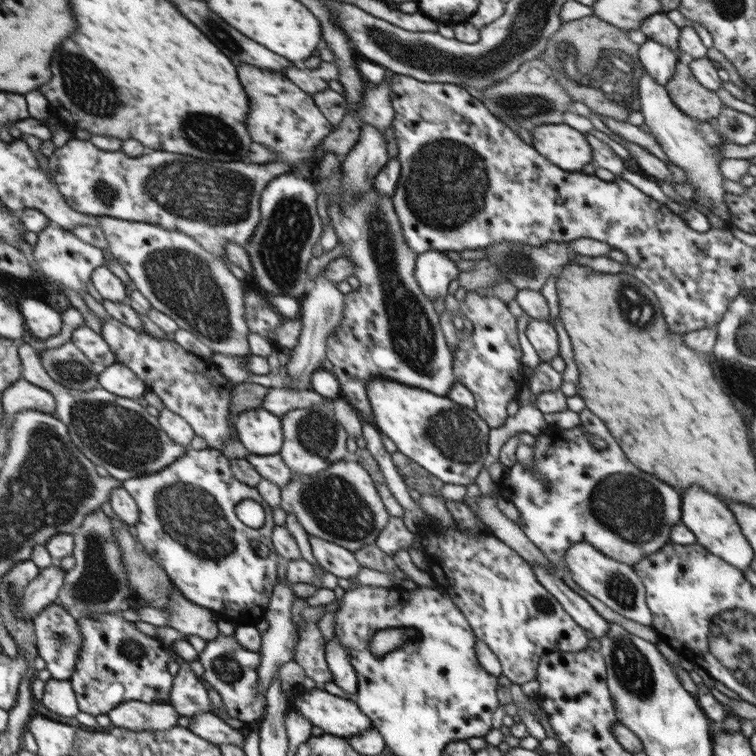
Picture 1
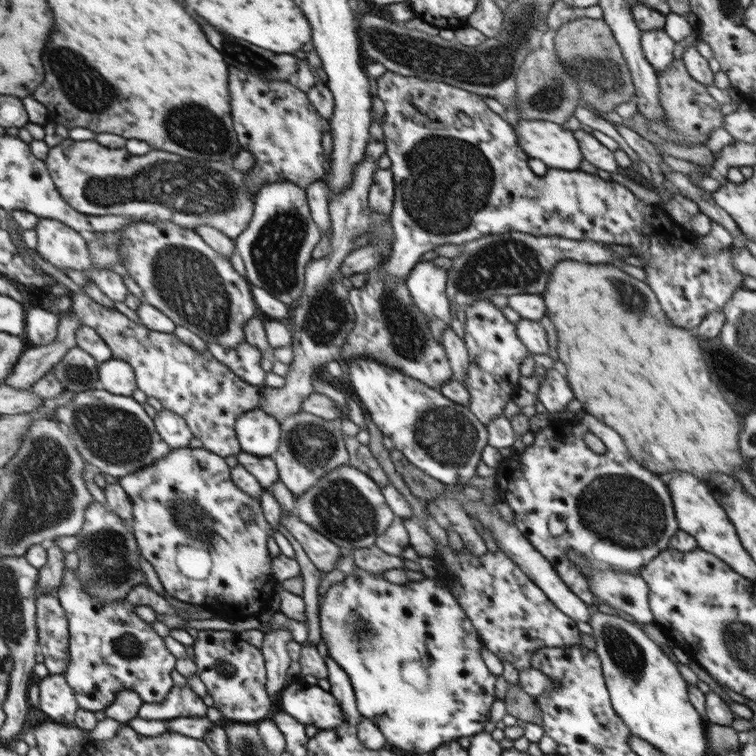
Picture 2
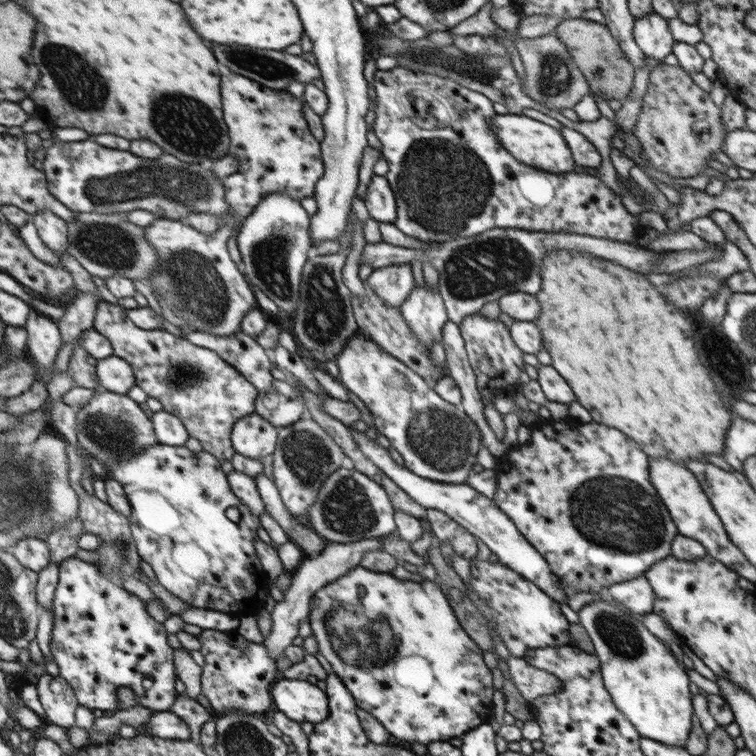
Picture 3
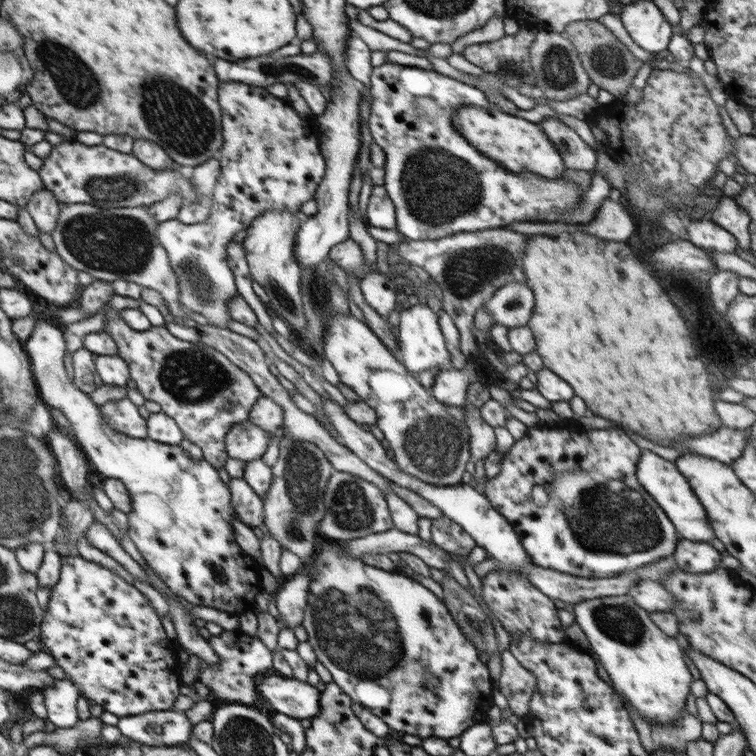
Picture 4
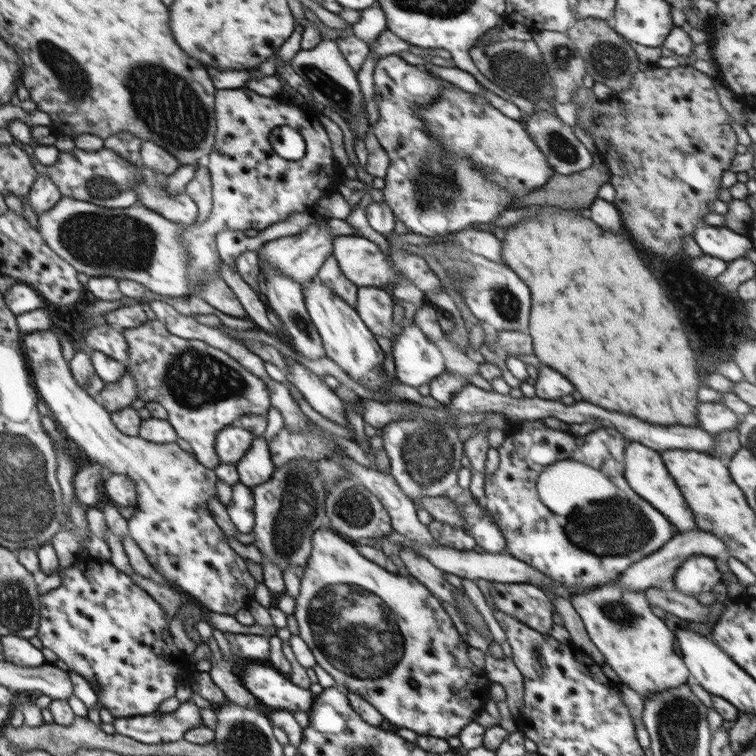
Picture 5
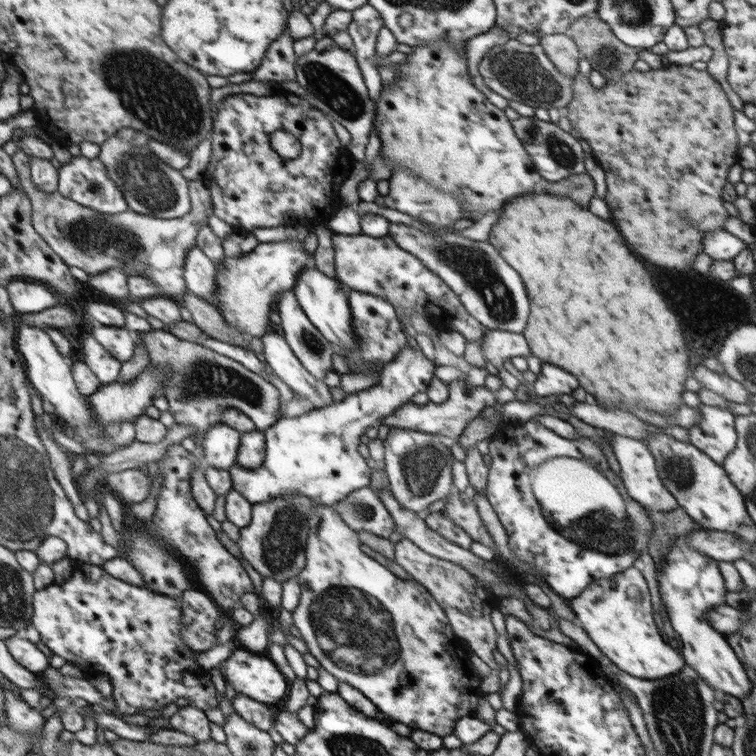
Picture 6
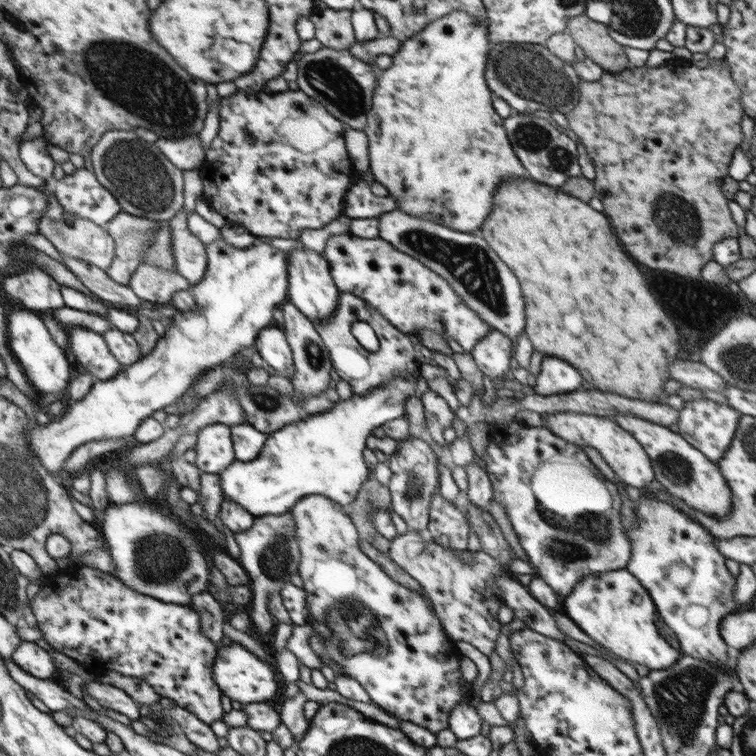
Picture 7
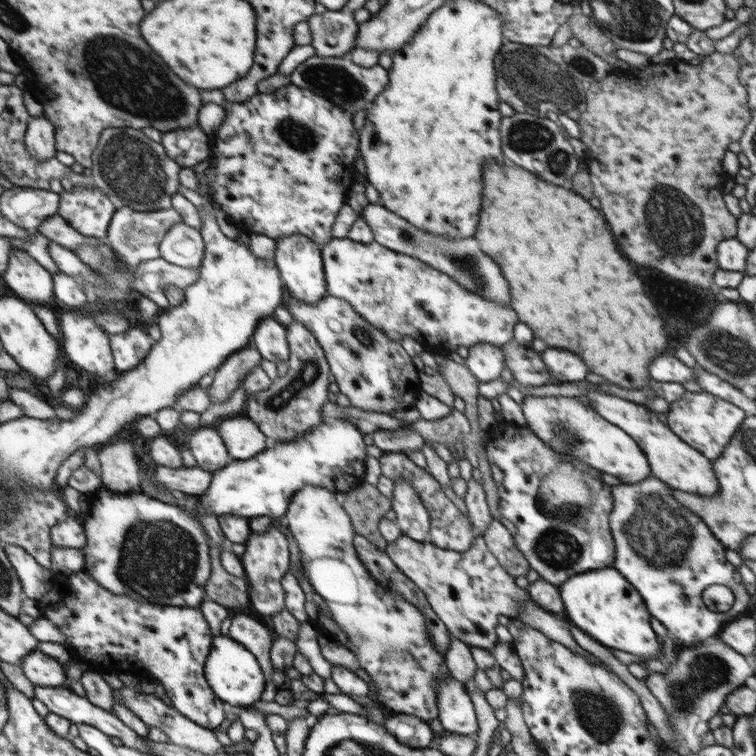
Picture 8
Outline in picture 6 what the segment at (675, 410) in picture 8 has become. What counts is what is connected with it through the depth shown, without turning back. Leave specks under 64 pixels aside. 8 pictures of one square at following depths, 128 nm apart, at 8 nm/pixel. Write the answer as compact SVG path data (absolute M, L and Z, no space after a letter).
M701 405L700 421L688 429L689 443L722 464L737 444L735 415L716 406Z

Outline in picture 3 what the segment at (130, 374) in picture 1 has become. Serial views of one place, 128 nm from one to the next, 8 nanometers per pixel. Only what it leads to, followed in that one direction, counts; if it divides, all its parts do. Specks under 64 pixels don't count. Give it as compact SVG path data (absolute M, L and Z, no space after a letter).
M114 354L97 359L97 378L101 389L122 395L127 395L136 382L131 364Z

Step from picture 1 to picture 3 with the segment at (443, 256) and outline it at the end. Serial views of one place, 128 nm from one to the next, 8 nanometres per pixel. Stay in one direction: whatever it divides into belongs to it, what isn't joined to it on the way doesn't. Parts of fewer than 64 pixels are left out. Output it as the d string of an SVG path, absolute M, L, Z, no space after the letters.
M427 282L424 286L414 286L410 296L400 305L400 312L422 346L432 348L436 342L441 342L442 330L449 318L439 290L433 289Z

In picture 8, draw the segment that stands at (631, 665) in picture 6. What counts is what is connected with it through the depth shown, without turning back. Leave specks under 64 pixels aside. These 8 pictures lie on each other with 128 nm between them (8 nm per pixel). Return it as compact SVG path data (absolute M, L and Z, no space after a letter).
M613 566L574 574L559 589L569 622L600 644L640 657L646 656L647 660L658 659L656 655L665 648L650 625L651 614L642 596Z

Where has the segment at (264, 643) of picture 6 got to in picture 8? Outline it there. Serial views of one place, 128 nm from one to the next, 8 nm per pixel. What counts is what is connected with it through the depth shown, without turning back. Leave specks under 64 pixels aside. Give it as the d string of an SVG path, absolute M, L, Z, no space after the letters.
M268 526L262 534L251 533L245 543L246 550L240 560L244 566L245 576L249 583L249 600L265 621L272 614L285 609L282 577L290 569L290 546L286 536L278 530L278 526Z

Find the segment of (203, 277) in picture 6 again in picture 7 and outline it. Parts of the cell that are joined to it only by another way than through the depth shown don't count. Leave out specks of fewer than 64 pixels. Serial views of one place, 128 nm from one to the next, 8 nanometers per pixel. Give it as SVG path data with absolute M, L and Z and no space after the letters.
M199 168L184 170L182 174L184 206L168 222L176 269L180 275L190 281L190 286L194 286L204 277L208 258L204 243L192 234L187 221L188 214L195 211L198 196L203 194L203 180Z

